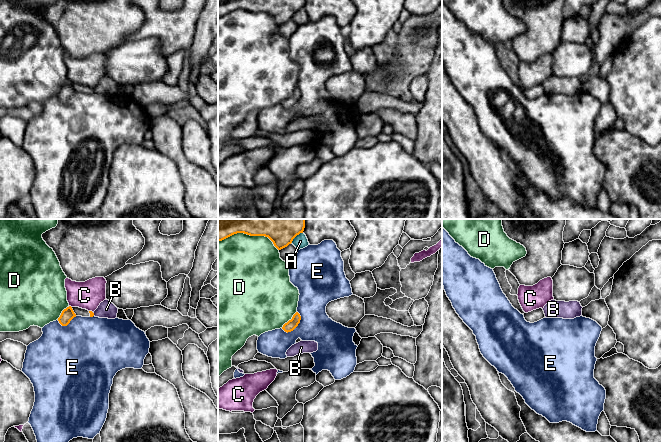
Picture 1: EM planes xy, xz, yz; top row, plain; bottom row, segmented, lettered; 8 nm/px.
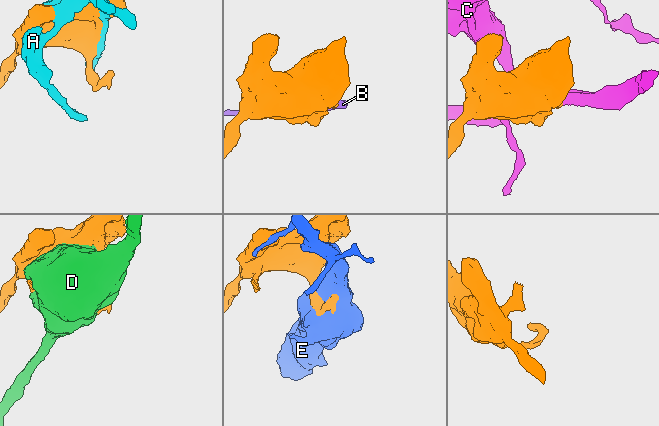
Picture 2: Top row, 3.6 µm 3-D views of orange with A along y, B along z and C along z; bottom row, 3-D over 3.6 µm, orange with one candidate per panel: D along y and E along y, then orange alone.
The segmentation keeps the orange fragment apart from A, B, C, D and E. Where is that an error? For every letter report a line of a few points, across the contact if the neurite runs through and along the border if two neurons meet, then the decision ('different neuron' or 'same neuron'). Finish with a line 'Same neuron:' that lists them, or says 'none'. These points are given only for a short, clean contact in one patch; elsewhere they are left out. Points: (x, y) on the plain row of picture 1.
A: different neuron
B: xy (92, 88), (94, 91) | different neuron
C: xy (69, 81), (71, 83) | different neuron
D: different neuron
E: different neuron
Same neuron: none

